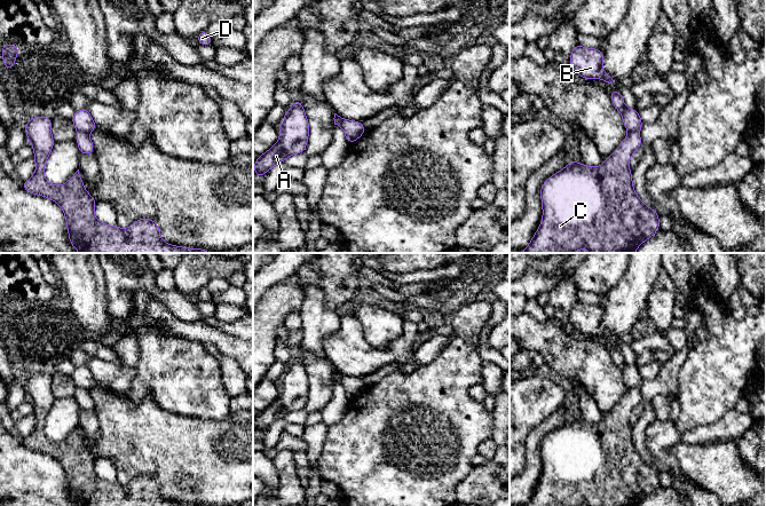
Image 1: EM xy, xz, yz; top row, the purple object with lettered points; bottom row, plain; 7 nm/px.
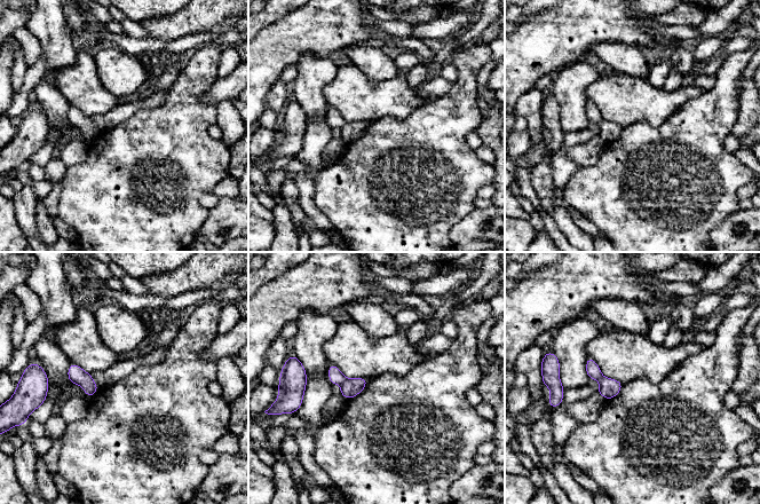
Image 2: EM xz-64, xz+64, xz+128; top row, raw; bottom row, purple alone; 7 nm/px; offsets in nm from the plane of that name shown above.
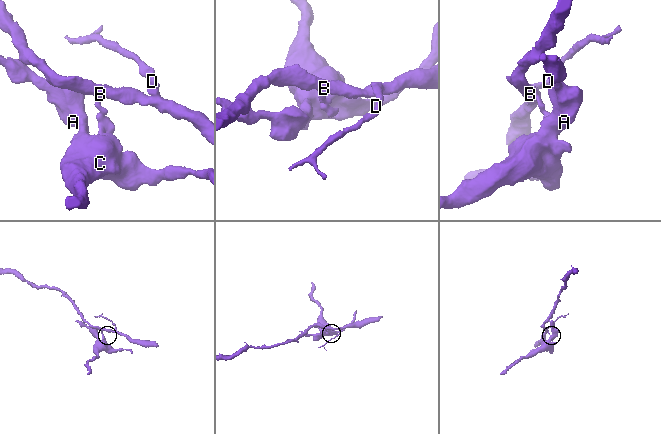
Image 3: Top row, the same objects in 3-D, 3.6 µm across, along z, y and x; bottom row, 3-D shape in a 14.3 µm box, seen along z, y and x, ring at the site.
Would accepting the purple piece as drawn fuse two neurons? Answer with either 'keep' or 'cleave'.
cleave

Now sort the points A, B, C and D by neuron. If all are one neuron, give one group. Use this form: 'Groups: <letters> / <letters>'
Groups: A C / B D

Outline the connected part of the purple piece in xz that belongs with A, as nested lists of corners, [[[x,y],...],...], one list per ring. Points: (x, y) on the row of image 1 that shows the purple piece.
[[[297,98],[279,122],[279,139],[266,152],[260,155],[253,169],[256,177],[264,175],[277,164],[292,155],[305,152],[309,139],[309,121],[303,105]]]

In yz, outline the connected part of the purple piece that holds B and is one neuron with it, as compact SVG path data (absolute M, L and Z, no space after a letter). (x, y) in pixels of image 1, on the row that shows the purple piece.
M576 45L570 54L569 65L582 78L587 80L601 79L609 86L615 86L617 80L602 69L603 52L601 49Z

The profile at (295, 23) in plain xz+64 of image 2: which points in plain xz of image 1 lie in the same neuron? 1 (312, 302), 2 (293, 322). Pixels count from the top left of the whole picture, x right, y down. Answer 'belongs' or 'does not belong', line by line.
1: does not belong
2: does not belong

